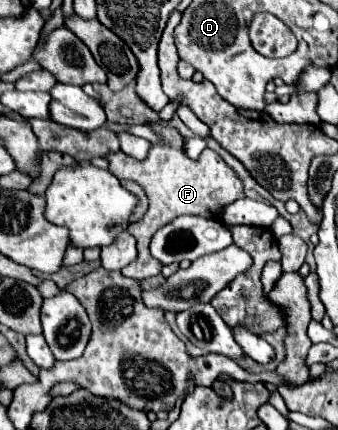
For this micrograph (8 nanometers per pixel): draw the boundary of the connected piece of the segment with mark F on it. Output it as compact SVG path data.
M148 123L148 125L160 137L160 141L150 143L150 151L146 159L138 161L122 151L108 155L110 161L108 169L122 181L138 183L148 197L148 211L138 223L132 223L128 227L130 235L134 235L138 241L138 257L136 261L132 261L122 269L122 275L134 279L148 279L162 271L158 259L150 255L150 239L154 237L154 231L158 231L158 227L164 227L164 223L172 223L180 215L216 219L222 215L226 205L244 197L242 179L226 165L226 161L216 151L204 149L198 159L190 159L184 149L186 139L180 135L178 129L172 129L170 125L162 125L162 123Z

